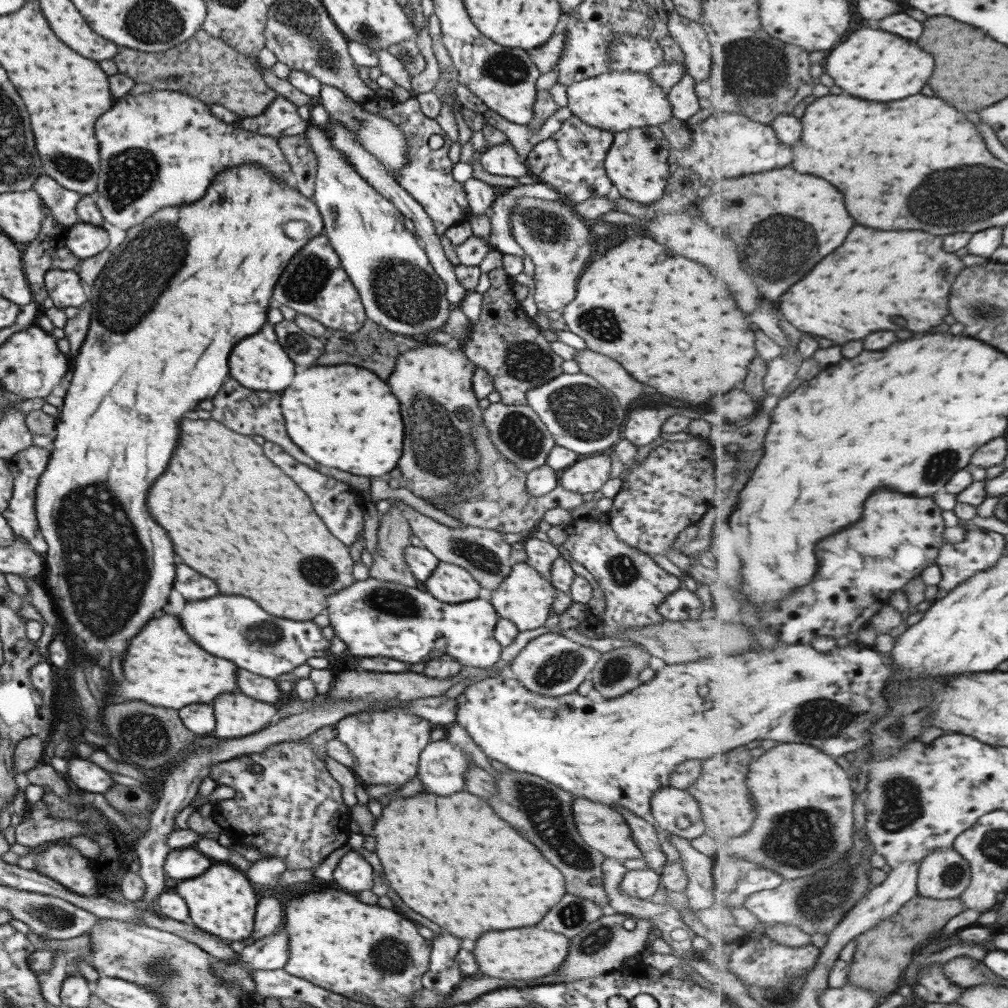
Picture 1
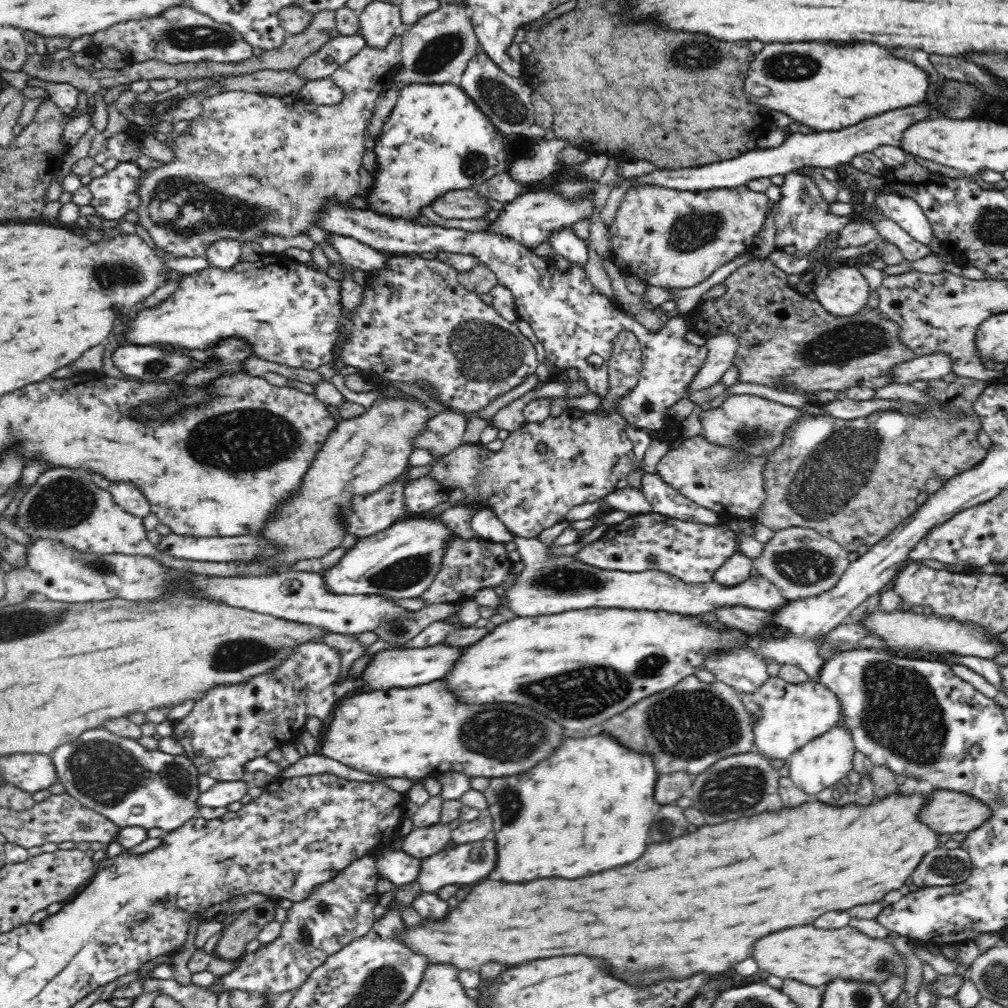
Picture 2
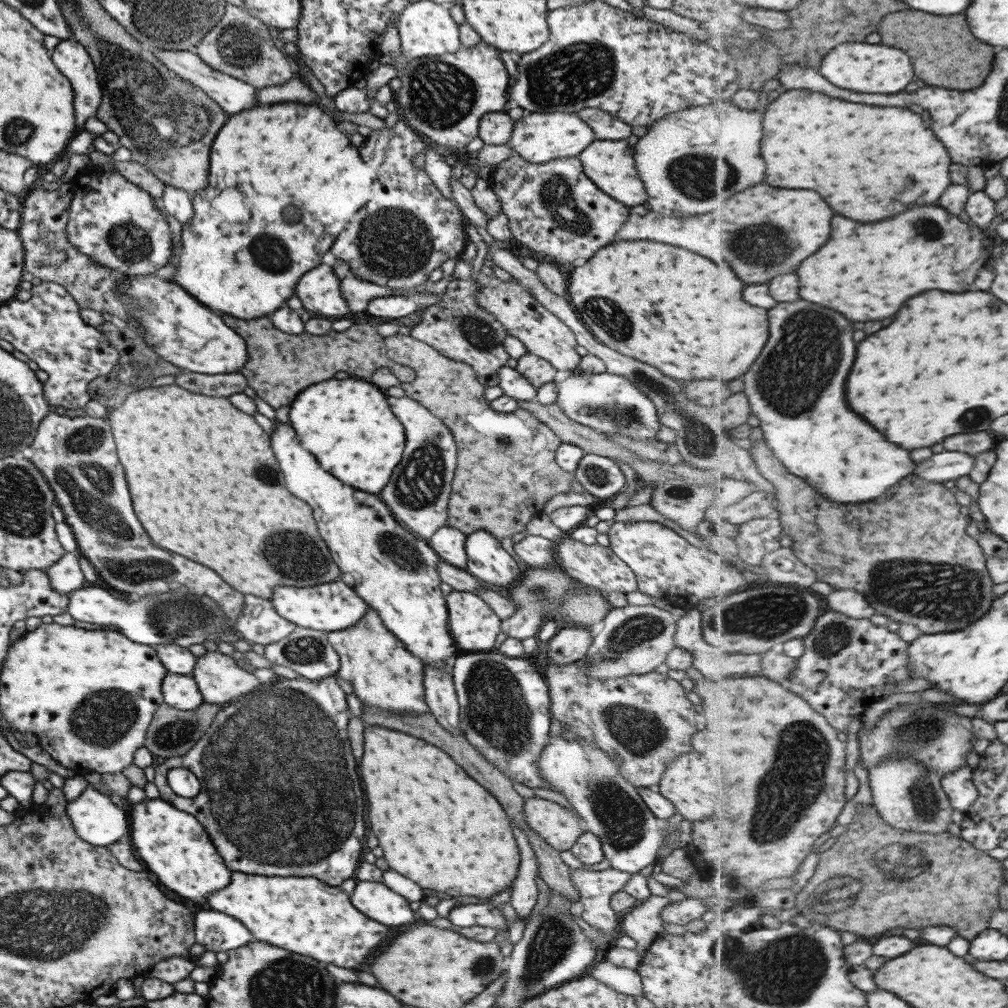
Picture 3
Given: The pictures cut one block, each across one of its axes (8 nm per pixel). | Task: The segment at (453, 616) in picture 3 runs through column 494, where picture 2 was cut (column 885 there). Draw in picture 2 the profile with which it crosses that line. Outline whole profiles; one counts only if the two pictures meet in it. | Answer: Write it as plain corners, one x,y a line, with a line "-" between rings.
877,609
861,624
869,628
873,634
886,640
887,651
893,650
927,650
930,652
951,652
951,654
962,654
962,656
979,657
982,659
994,659
998,652
1006,650
1002,645
996,645
992,635
986,635
982,627
974,623
960,623
956,619
942,619
938,615
922,615
920,610
900,609
893,613
884,613

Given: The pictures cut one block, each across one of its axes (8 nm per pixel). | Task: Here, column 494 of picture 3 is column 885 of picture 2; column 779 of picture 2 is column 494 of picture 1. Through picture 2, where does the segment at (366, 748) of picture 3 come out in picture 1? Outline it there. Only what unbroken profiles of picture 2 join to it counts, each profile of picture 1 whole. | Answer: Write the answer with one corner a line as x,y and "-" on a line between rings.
459,791
449,796
433,796
418,792
413,796
394,798
380,810
372,826
375,854
385,878
401,902
423,918
435,922
451,936
461,940
477,940
489,930
523,928
537,924
543,914
565,894
563,876
553,868
539,850
523,840
509,824
493,814
478,796

